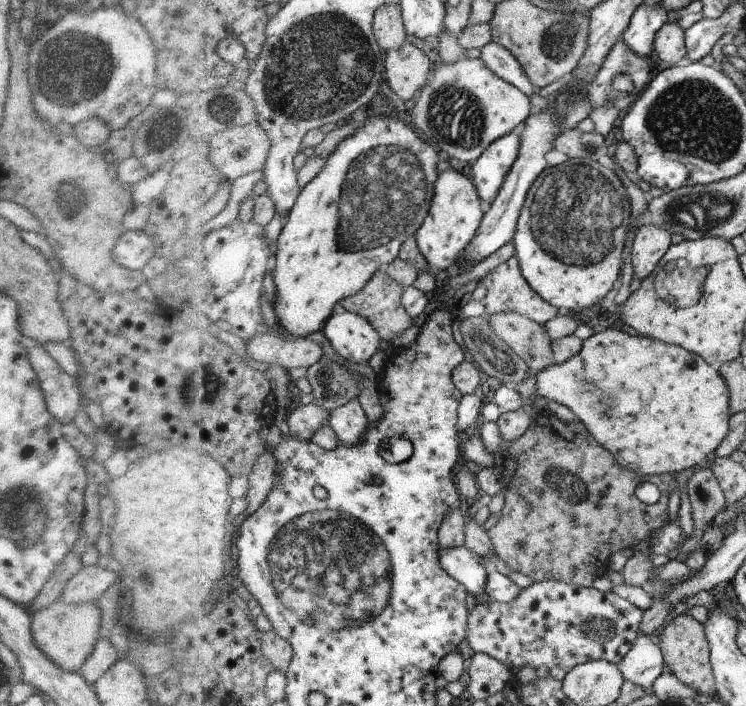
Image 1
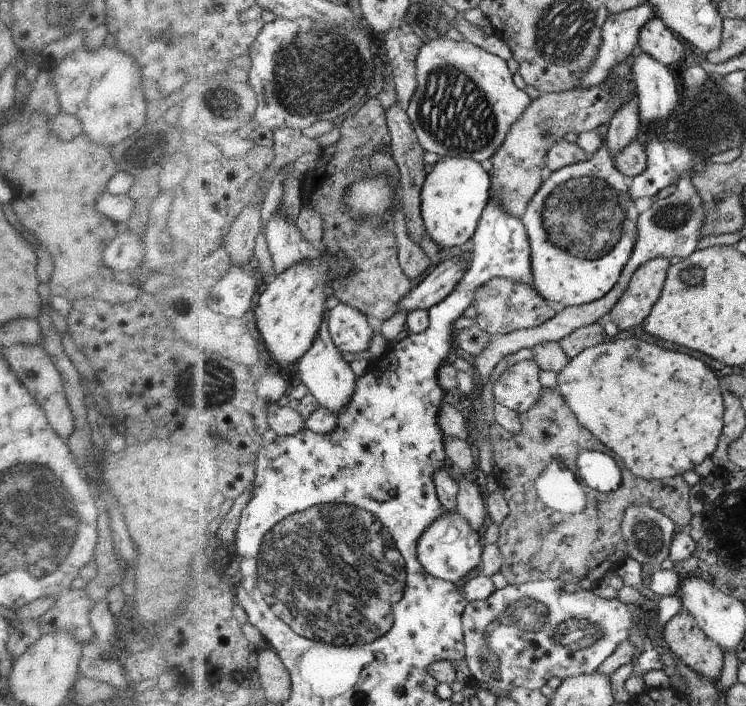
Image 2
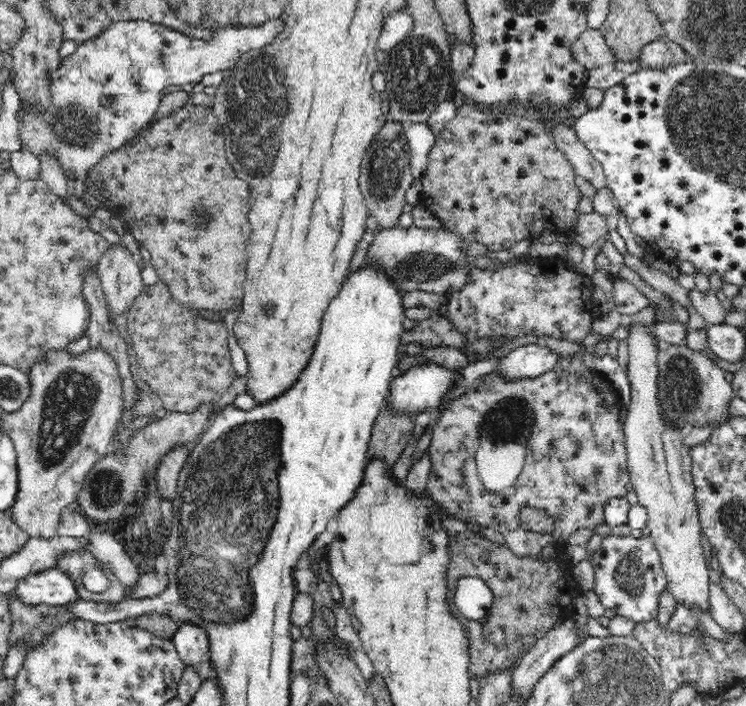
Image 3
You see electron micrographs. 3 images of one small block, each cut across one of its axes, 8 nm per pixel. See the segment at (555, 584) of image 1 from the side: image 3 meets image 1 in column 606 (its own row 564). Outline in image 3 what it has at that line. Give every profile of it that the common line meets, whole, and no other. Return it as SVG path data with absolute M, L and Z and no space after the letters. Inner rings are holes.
M611 533L602 538L601 546L593 551L590 561L595 573L593 590L605 610L611 609L616 616L630 618L634 624L657 618L658 602L668 590L668 582L661 566L660 553L648 533L641 538Z

